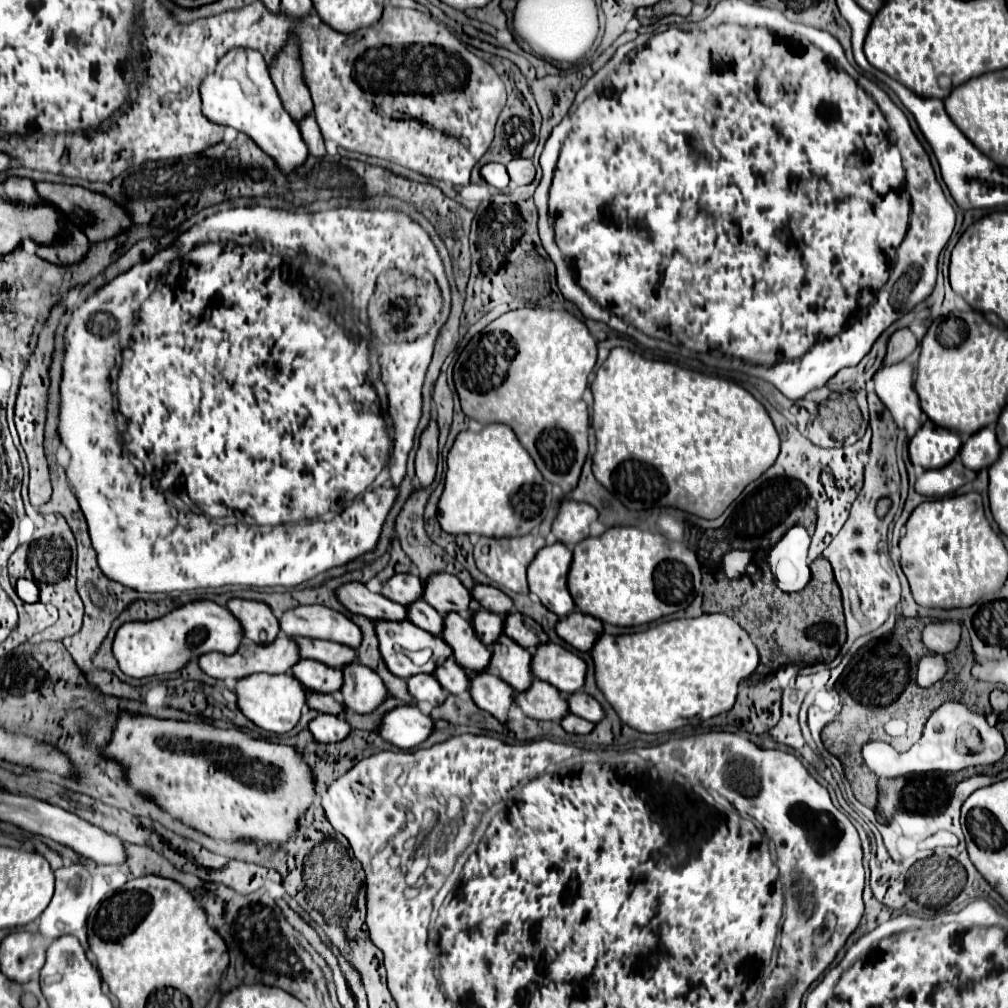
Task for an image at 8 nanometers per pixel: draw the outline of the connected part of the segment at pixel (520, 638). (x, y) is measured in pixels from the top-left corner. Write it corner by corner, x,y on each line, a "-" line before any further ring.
512,611
504,617
504,633
516,641
518,645
522,645
524,649
534,649
540,643
548,641
546,633
542,631
542,627
538,623
534,623
530,617

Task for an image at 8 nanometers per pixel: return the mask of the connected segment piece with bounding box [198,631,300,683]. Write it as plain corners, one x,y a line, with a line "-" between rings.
280,631
278,639
274,639
274,643
270,643
266,647
258,647
258,643
250,643
248,639
244,639
234,655
222,655
222,653
212,651
210,655
202,655
202,659
198,659
198,665
210,677
222,679
226,683
234,683
236,679
242,679
242,677
252,675
252,673
286,673
286,671
292,671
292,665
298,659
300,659
300,655
298,655
296,643
290,637
282,635
282,631

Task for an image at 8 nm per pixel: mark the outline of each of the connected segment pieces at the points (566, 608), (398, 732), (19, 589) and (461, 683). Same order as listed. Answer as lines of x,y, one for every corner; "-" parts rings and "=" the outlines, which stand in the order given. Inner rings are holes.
562,543
542,547
530,563
528,587
536,593
544,607
556,613
560,619
574,611
574,601
566,587
566,575
572,563
572,551
=
400,705
384,713
376,733
400,749
412,749
430,735
432,727
432,717
424,715
416,705
=
18,579
18,583
16,583
16,593
18,593
18,597
22,599
22,601
26,601
26,603
34,603
34,601
38,601
38,585
34,583
34,581
30,581
30,579
=
446,659
446,663
442,663
442,667
434,671
434,675
440,681
440,685
454,695
462,695
464,691
468,691
470,685
468,673
464,671
464,667
458,667
454,659

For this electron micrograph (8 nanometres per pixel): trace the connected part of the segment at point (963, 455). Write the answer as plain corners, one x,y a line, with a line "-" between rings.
982,429
974,433
960,449
960,459
962,463
972,469
988,469
1000,455
1000,443
996,441
996,433
992,429

